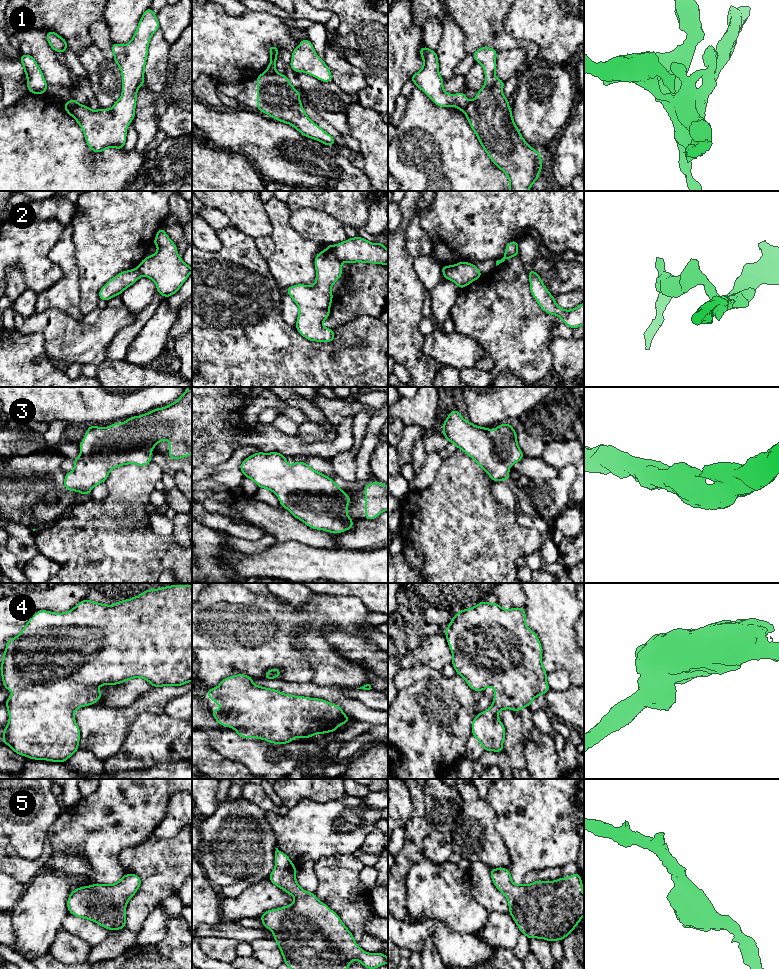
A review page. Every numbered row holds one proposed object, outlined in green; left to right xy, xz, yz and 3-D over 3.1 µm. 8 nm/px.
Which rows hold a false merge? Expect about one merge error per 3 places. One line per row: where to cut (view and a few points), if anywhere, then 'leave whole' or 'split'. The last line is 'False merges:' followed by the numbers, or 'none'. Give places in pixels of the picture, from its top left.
1: cut in xz along (275, 71), (271, 73), (265, 72); split
2: cut in xz along (333, 245), (335, 255), (341, 262); split
3: no cut; leave whole
4: no cut; leave whole
5: no cut; leave whole
False merges: 1, 2

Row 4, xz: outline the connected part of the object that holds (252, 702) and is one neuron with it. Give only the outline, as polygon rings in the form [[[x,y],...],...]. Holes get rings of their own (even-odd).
[[[233,675],[207,691],[222,707],[210,710],[217,724],[235,729],[242,738],[286,744],[293,738],[334,732],[350,721],[339,706],[326,700],[283,694],[257,686],[252,679]]]

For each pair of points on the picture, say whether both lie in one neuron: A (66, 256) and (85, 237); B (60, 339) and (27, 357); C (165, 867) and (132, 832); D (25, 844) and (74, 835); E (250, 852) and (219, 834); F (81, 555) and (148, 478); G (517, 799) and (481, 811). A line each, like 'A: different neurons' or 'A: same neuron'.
A: different neurons
B: different neurons
C: different neurons
D: different neurons
E: same neuron
F: same neuron
G: different neurons

